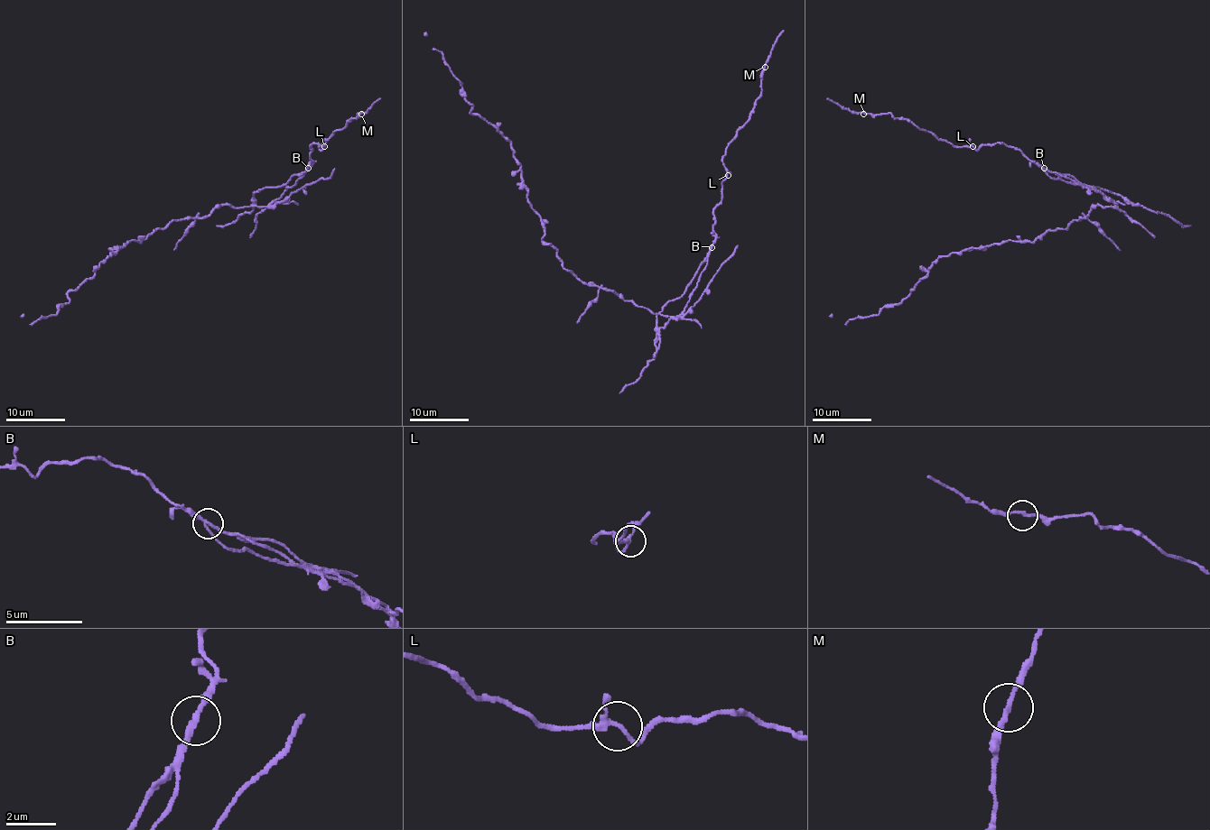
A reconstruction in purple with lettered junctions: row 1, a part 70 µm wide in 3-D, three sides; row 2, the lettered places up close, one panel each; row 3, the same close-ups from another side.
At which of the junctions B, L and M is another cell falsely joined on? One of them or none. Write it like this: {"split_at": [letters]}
{"split_at": ["B"]}

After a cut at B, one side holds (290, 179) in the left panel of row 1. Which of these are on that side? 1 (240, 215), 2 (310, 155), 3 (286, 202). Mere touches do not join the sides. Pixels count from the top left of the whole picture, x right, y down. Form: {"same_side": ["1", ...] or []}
{"same_side": ["1", "2"]}

